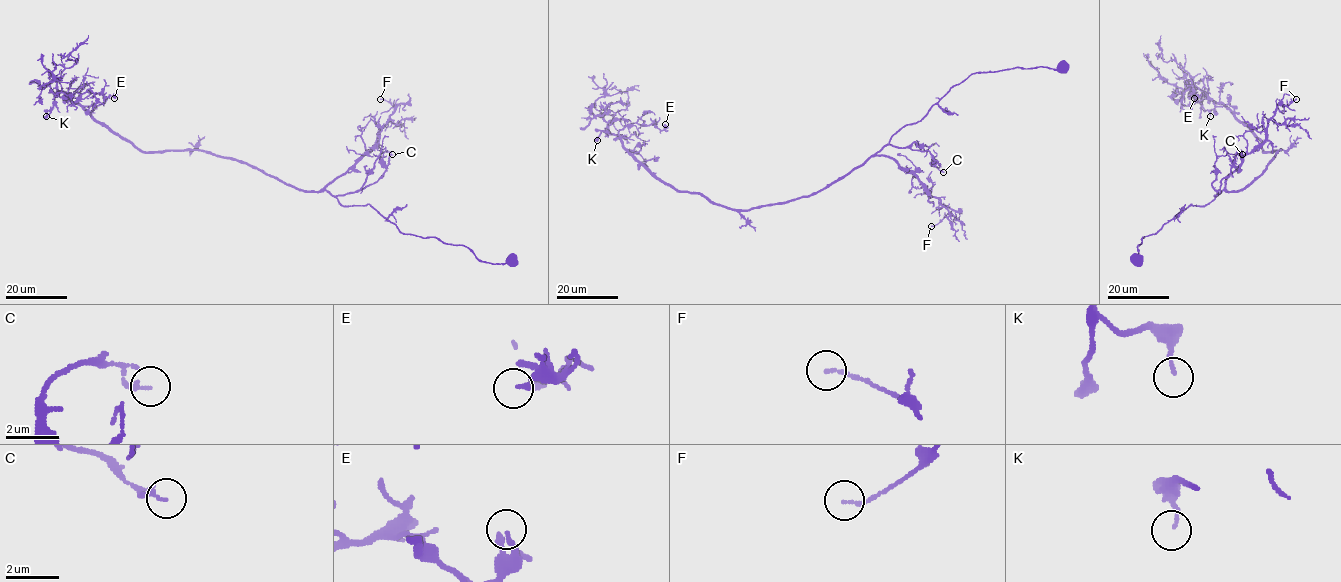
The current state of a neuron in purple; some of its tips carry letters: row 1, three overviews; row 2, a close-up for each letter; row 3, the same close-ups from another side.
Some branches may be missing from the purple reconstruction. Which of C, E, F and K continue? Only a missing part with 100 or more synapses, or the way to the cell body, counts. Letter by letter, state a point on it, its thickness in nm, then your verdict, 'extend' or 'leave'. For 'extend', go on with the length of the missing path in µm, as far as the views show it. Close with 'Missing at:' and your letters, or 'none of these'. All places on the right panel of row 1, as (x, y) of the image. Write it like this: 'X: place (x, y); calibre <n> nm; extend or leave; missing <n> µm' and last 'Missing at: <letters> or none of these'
C: place (1242, 154); calibre 130 nm; leave
E: place (1194, 98); calibre 150 nm; leave
F: place (1296, 99); calibre 110 nm; leave
K: place (1210, 116); calibre 110 nm; leave
Missing at: none of these

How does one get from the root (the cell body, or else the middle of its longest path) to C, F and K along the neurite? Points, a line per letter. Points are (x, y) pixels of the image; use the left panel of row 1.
C: (511, 259), (481, 261), (402, 234), (369, 204), (339, 203), (392, 154)
F: (511, 259), (402, 234), (325, 189), (400, 103), (380, 99)
K: (511, 259), (402, 234), (369, 204), (342, 206), (237, 160), (139, 151), (62, 92), (46, 116)

